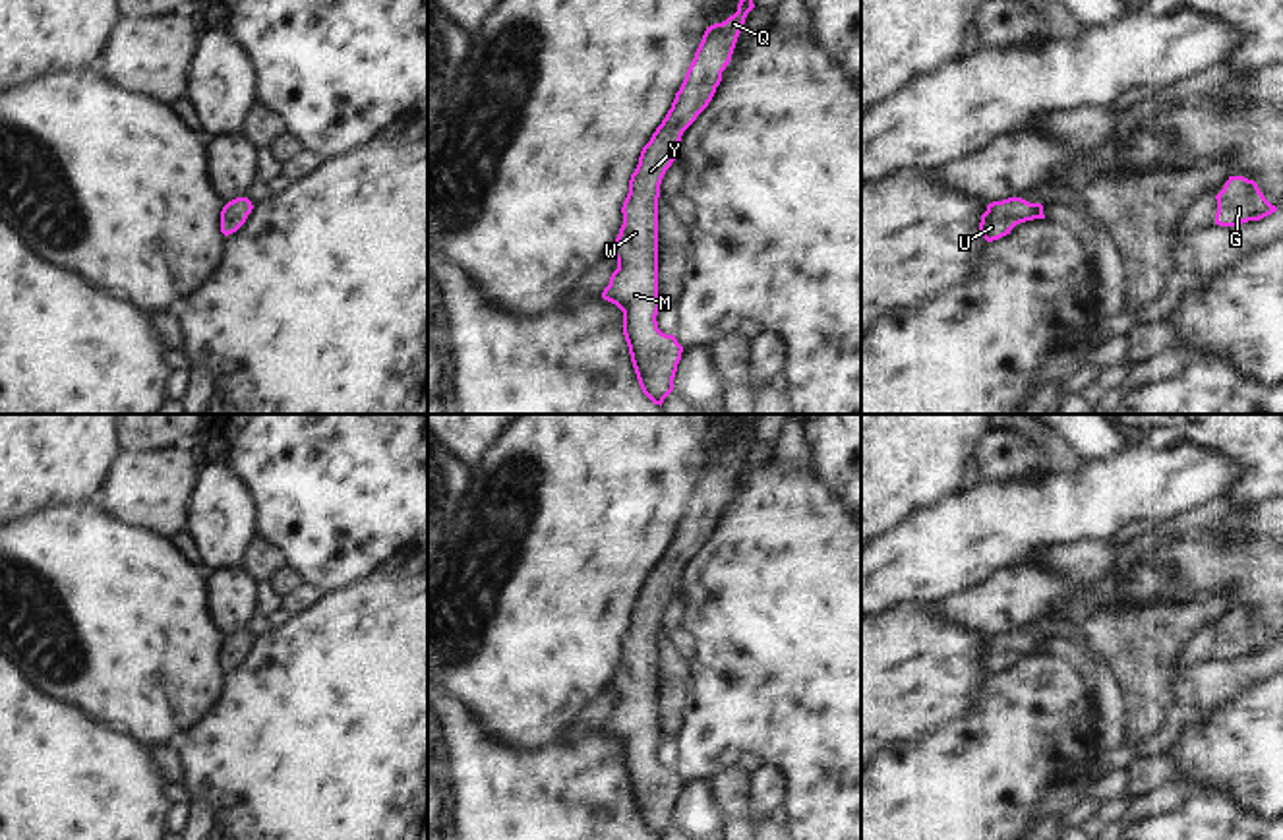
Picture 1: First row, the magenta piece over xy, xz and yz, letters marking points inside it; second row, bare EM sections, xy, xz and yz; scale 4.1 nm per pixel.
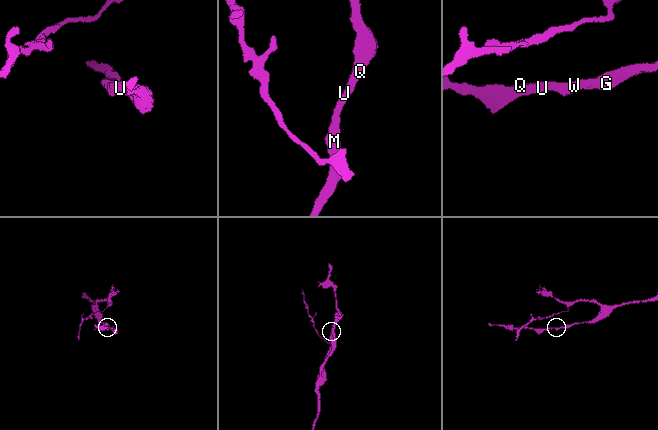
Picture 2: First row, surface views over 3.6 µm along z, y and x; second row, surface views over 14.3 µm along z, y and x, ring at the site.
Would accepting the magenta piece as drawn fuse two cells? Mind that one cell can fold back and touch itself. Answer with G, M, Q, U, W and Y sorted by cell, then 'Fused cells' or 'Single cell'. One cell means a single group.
Groups: G M Q U W Y. Single cell

